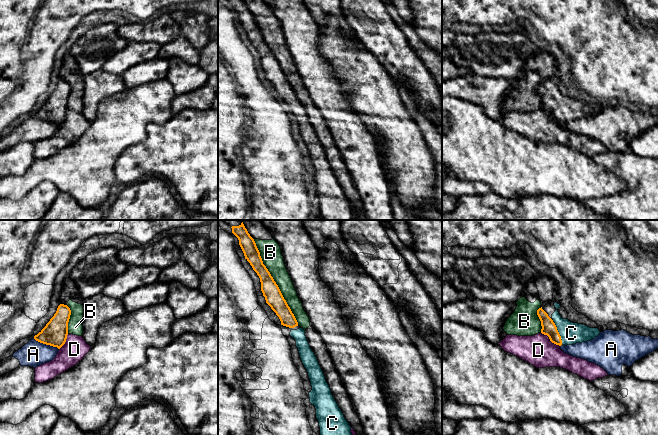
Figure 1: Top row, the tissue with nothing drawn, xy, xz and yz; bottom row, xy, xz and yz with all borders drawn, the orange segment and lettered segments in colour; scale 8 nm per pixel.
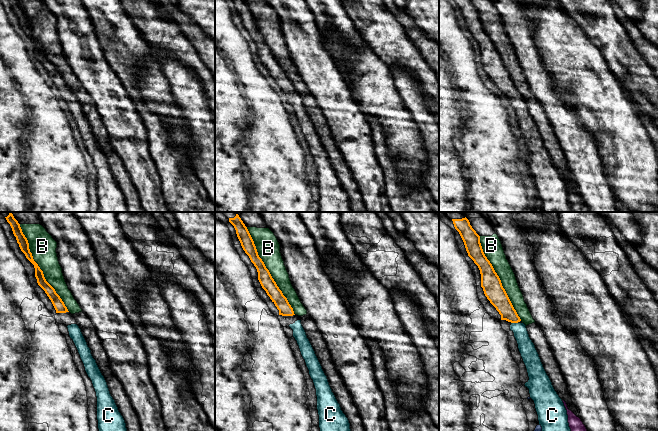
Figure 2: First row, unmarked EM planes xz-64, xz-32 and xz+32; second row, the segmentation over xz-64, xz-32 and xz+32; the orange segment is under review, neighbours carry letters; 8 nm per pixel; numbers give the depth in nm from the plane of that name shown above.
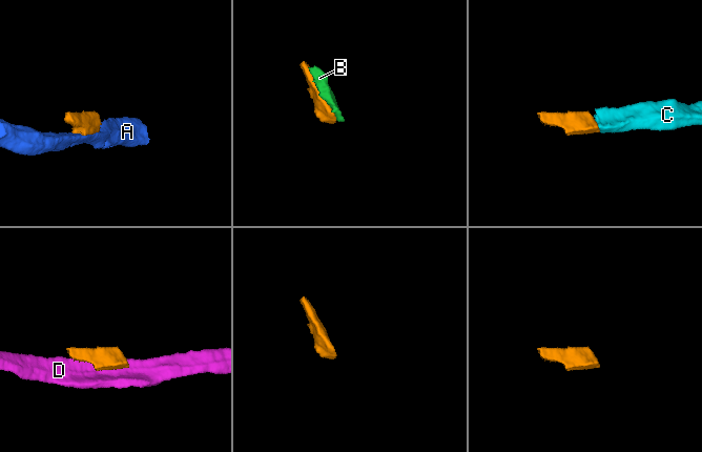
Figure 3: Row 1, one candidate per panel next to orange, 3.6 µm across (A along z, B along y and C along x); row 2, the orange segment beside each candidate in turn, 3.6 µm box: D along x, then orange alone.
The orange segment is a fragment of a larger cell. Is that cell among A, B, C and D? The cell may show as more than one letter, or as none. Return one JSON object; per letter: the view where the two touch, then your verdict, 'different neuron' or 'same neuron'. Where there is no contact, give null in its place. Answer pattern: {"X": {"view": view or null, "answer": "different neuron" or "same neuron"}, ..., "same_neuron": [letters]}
{"A": {"view": "xy", "answer": "different neuron"}, "B": {"view": "xz", "answer": "different neuron"}, "C": {"view": "yz", "answer": "same neuron"}, "D": {"view": "yz", "answer": "different neuron"}, "same_neuron": ["C"]}

